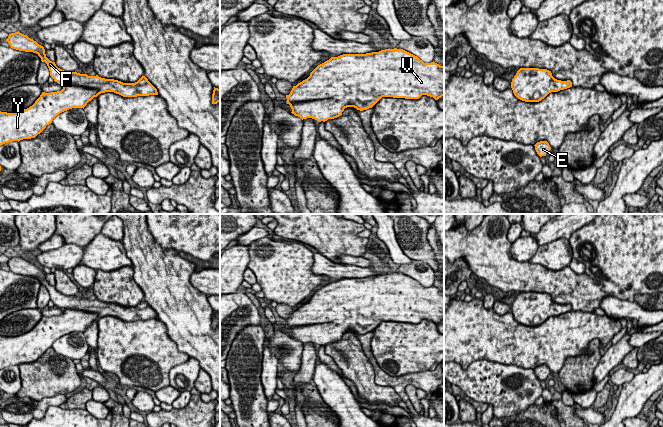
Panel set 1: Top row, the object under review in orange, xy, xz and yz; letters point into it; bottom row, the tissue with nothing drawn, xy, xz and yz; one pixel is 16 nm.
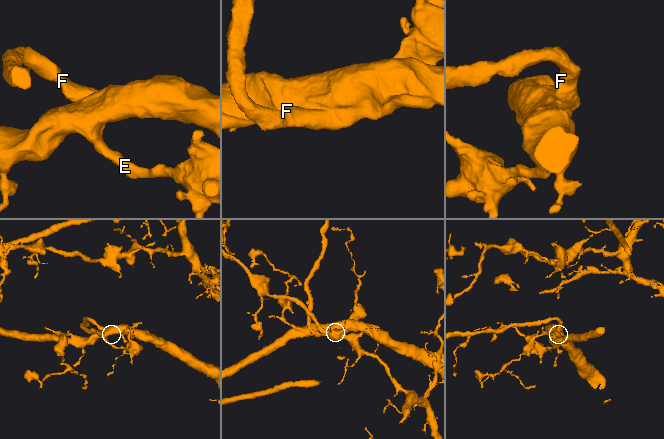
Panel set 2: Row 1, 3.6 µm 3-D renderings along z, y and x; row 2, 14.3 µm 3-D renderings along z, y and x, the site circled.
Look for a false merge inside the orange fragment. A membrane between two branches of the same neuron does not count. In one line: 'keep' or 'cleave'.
keep

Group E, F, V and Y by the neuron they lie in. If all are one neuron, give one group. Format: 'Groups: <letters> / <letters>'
Groups: E F V Y

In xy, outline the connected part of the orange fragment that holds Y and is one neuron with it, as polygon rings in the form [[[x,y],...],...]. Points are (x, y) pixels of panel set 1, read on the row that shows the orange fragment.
[[[15,32],[6,41],[19,51],[36,53],[49,68],[50,76],[63,86],[61,91],[42,92],[35,103],[19,112],[0,111],[0,146],[12,141],[35,138],[60,113],[72,108],[83,108],[101,93],[114,92],[123,97],[158,95],[157,89],[142,76],[135,83],[123,83],[114,79],[66,72],[50,61],[43,46],[27,35]]]

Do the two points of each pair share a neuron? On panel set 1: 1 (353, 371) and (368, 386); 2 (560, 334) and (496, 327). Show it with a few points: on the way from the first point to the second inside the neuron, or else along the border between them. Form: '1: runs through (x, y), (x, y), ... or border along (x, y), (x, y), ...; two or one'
1: runs through (357, 375), (364, 382); one
2: runs through (544, 334), (512, 334); one

